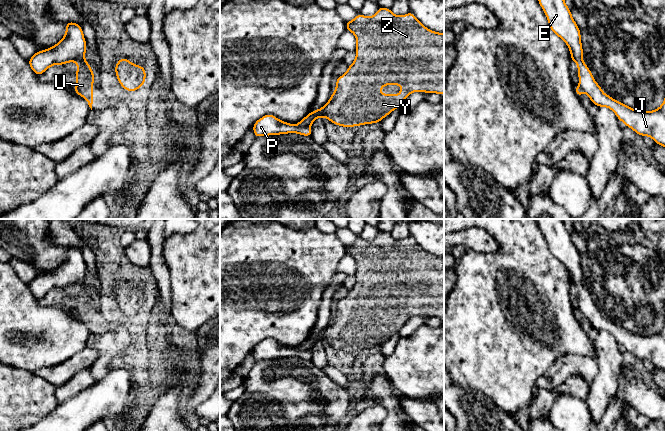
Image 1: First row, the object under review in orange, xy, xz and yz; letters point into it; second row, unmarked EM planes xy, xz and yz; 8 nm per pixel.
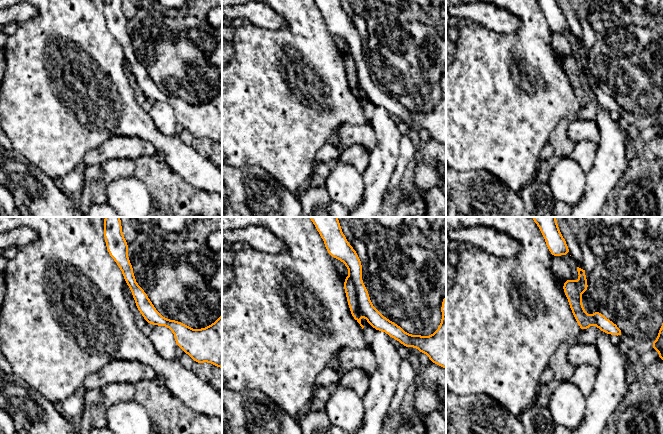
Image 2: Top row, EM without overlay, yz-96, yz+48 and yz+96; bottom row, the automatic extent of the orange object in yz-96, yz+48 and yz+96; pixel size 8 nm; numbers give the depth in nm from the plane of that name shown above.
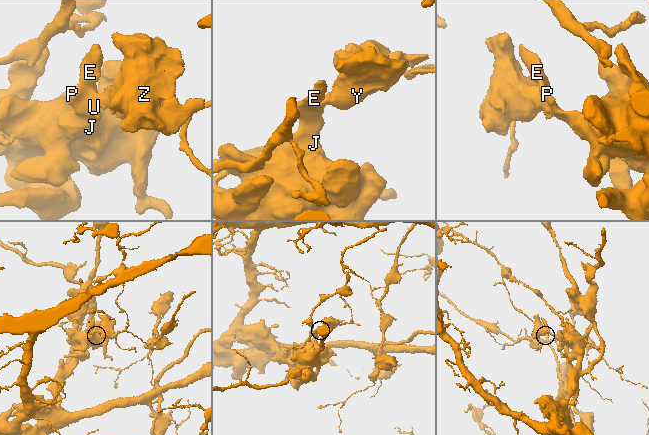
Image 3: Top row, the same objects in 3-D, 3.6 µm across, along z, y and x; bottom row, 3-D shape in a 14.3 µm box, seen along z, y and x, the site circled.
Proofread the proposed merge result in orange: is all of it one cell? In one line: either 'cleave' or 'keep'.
cleave

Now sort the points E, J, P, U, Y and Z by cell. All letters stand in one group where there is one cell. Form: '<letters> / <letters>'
E J P / U Y Z

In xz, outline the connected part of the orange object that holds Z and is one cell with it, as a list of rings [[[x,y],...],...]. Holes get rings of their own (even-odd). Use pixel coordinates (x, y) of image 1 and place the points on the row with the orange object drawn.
[[[379,7],[377,12],[372,17],[367,17],[359,13],[353,20],[346,21],[346,30],[352,32],[357,41],[356,45],[356,58],[354,62],[348,66],[348,70],[342,76],[336,78],[336,89],[333,91],[329,101],[320,109],[311,111],[307,116],[298,122],[298,126],[311,126],[312,123],[318,118],[327,118],[337,126],[351,128],[354,126],[361,126],[365,124],[380,123],[380,121],[388,116],[393,110],[399,109],[405,99],[413,92],[436,93],[439,95],[444,94],[444,33],[434,32],[425,27],[412,12],[402,16],[395,15],[390,8]],[[399,84],[401,88],[400,94],[381,94],[381,88],[386,85]]]

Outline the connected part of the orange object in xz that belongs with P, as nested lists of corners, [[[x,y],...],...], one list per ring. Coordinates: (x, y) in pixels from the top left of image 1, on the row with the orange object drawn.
[[[266,114],[253,124],[255,137],[296,133],[302,136],[312,136],[309,126],[298,126],[279,120],[272,114]]]

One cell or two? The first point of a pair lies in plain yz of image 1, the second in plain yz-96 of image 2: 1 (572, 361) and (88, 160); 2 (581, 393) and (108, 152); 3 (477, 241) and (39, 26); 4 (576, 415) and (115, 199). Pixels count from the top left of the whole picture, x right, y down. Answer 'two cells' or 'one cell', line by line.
1: one cell
2: two cells
3: two cells
4: one cell

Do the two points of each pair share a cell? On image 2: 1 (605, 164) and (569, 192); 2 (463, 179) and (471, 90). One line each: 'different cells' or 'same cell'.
1: different cells
2: different cells

